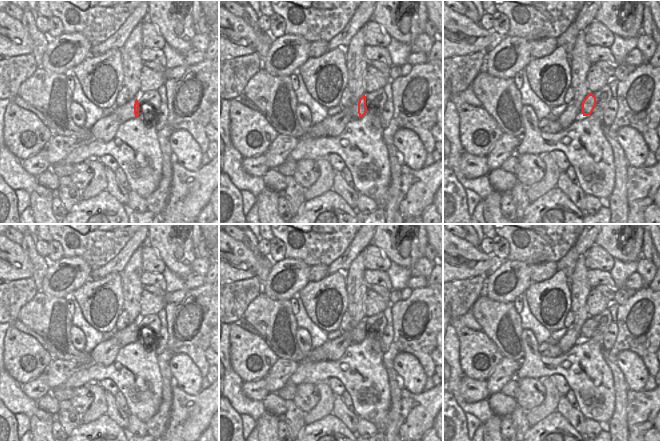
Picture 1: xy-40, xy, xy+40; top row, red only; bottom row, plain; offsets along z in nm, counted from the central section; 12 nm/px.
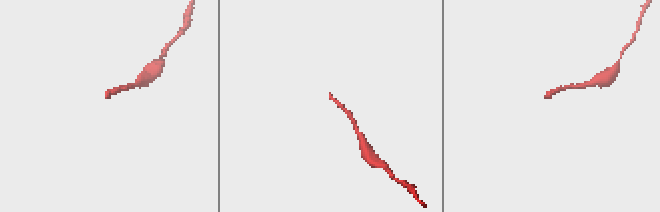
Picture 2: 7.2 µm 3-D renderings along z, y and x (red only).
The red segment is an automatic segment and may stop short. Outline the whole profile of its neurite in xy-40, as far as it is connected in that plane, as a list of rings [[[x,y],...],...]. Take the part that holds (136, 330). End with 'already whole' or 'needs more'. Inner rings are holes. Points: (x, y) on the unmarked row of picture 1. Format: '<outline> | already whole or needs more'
[[[135,321],[121,331],[115,330],[113,337],[116,338],[123,347],[129,343],[137,342],[139,340],[139,332],[137,321]]] | needs more

